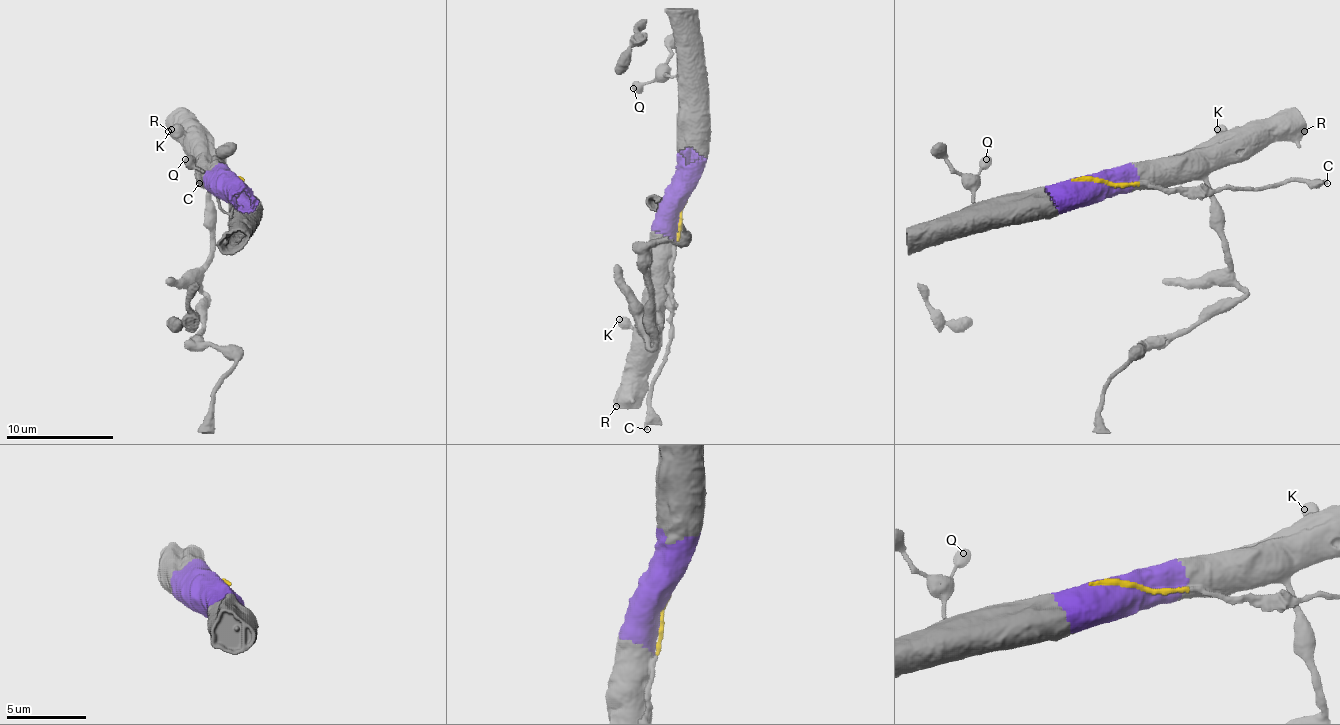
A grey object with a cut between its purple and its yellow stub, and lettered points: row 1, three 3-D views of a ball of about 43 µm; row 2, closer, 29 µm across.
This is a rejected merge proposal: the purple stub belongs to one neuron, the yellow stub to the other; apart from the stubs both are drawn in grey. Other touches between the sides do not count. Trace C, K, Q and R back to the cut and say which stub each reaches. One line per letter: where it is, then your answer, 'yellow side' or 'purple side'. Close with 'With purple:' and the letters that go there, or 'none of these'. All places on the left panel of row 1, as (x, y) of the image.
C: place (199, 183); yellow side
K: place (171, 129); purple side
Q: place (185, 159); purple side
R: place (168, 131); purple side
With purple: K, Q, R

